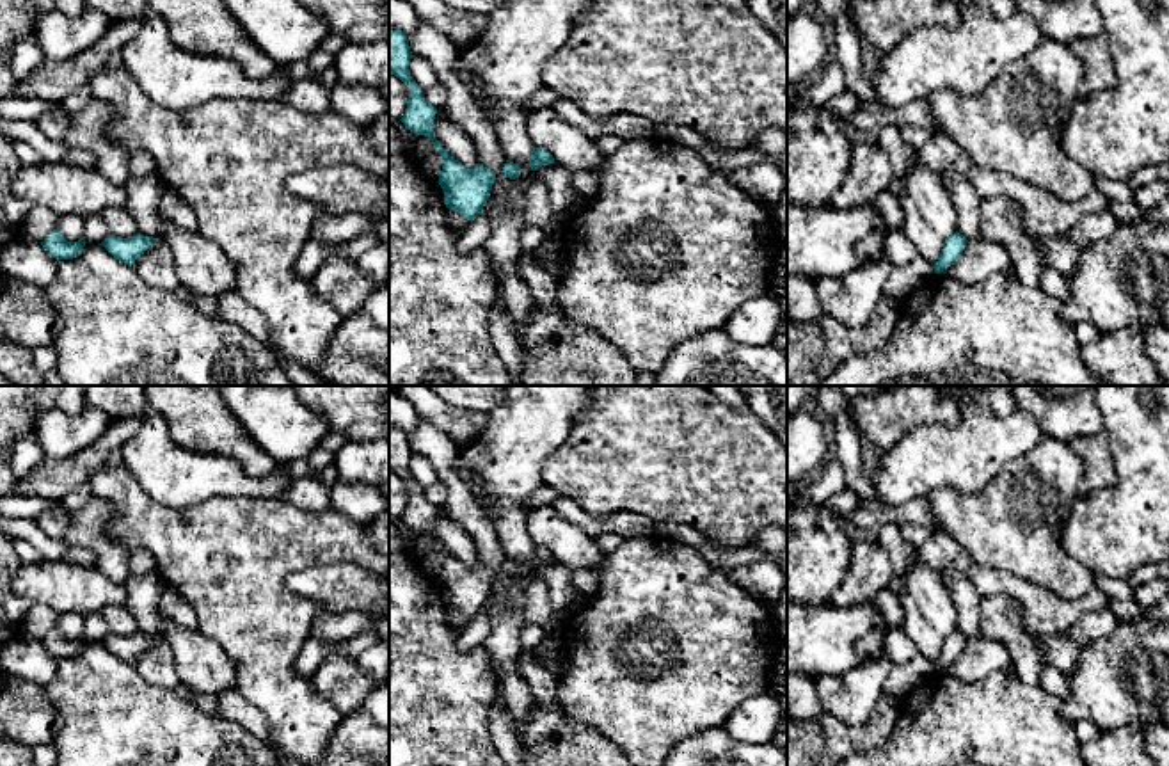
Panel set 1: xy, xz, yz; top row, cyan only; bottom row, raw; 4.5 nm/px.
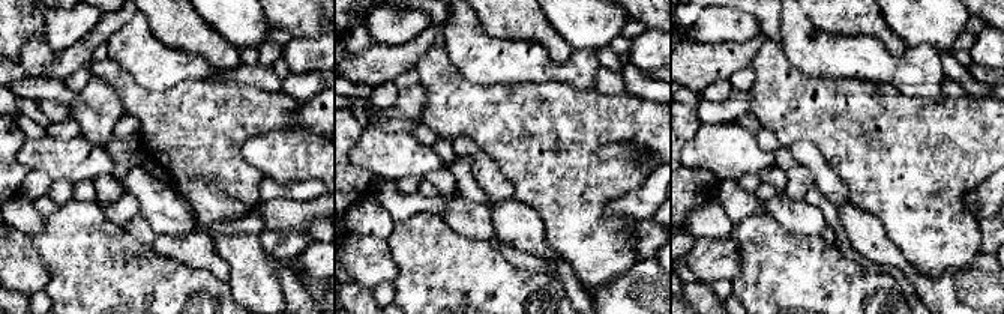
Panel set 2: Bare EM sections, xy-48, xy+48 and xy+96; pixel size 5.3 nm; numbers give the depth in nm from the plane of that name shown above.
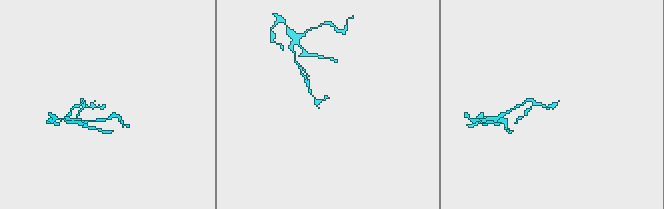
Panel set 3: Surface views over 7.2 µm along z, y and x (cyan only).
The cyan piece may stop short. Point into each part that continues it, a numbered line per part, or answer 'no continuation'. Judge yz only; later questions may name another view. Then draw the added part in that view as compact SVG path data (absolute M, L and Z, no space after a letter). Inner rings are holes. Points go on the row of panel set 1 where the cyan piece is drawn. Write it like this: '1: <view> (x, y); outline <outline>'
no continuation

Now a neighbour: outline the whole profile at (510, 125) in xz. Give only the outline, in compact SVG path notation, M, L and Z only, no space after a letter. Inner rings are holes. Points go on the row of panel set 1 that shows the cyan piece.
M458 60L455 62L453 69L467 85L469 92L476 98L480 107L492 107L496 110L494 132L506 160L521 167L519 178L529 176L533 172L529 167L529 160L535 146L526 130L528 112L506 101L489 103L481 98L481 84L478 78L469 75Z

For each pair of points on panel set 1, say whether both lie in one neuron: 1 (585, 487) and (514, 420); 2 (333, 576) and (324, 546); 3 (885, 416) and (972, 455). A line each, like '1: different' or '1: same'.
1: different
2: different
3: different

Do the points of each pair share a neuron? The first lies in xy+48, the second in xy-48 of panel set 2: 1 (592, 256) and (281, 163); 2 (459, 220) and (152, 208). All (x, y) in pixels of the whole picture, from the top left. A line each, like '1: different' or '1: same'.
1: different
2: different

